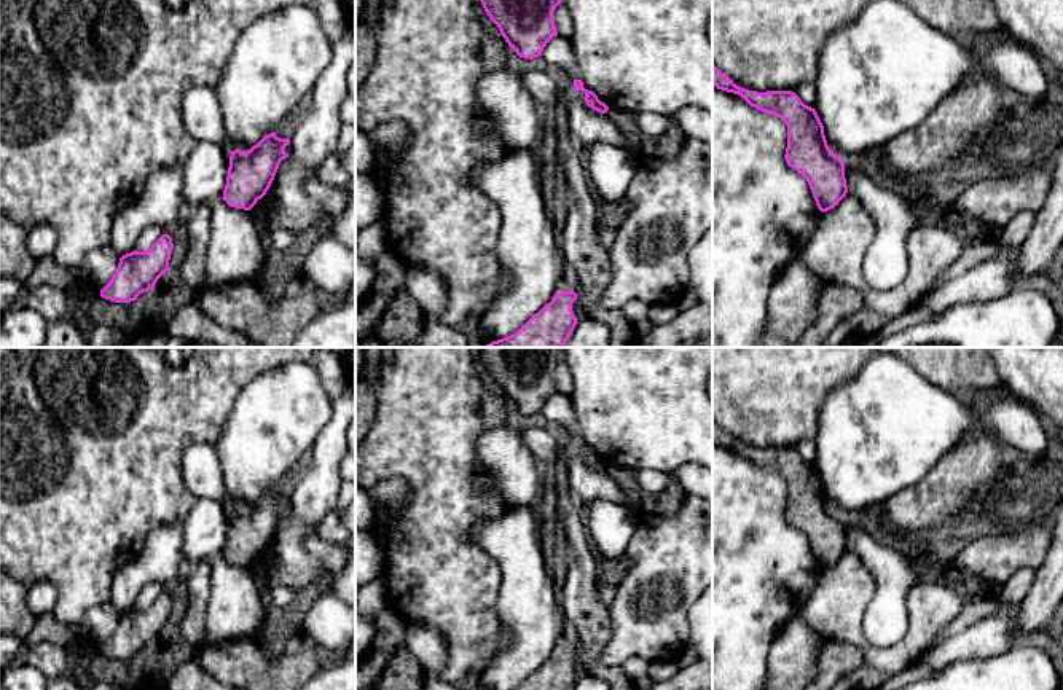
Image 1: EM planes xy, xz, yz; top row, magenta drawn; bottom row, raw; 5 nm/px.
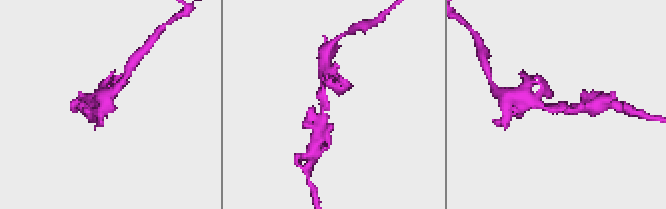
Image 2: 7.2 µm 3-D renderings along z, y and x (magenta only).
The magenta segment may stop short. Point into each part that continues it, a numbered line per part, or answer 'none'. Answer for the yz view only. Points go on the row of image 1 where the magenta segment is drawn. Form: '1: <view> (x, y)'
none

